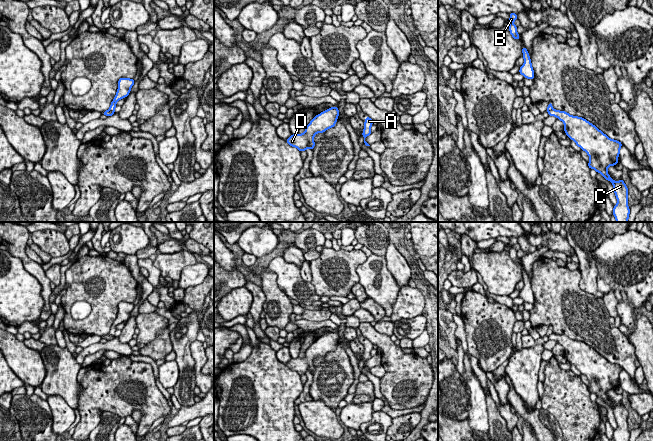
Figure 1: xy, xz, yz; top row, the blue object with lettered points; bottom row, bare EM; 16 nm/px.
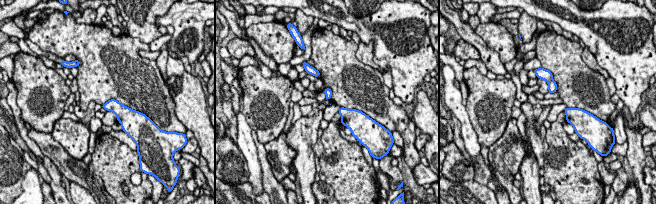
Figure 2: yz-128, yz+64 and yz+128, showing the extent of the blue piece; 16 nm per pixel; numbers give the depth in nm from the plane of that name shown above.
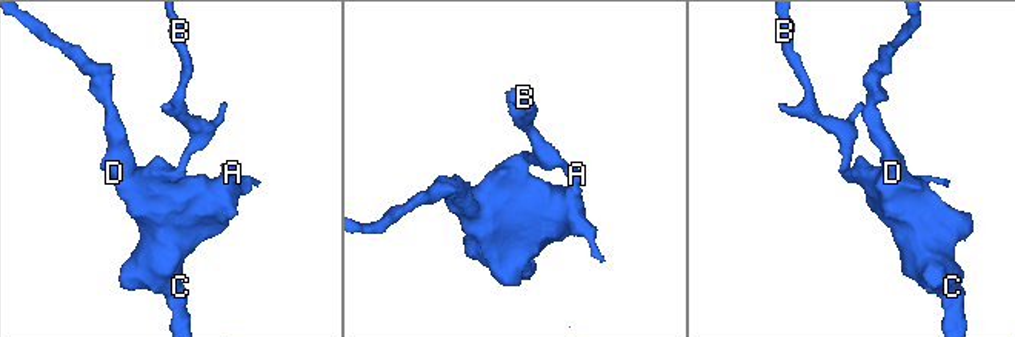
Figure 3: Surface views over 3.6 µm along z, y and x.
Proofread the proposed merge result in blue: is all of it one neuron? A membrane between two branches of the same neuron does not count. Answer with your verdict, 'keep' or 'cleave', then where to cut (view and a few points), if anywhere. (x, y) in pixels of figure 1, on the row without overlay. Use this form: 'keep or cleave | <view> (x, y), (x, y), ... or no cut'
cleave | xz (332, 331), (337, 333)

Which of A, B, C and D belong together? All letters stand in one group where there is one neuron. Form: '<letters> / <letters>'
A C D / B

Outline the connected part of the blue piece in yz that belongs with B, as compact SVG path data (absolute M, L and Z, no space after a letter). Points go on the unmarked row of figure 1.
M509 237L510 238L510 242L509 242L509 255L510 258L512 259L512 261L516 264L520 264L520 260L517 257L517 250L513 247L516 243L518 243L518 239L515 237Z

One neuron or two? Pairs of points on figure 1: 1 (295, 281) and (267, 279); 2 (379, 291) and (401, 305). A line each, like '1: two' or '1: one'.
1: two
2: two

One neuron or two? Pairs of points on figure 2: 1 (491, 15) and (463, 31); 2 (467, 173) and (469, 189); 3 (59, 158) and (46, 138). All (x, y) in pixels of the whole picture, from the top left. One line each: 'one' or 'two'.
1: two
2: two
3: one

